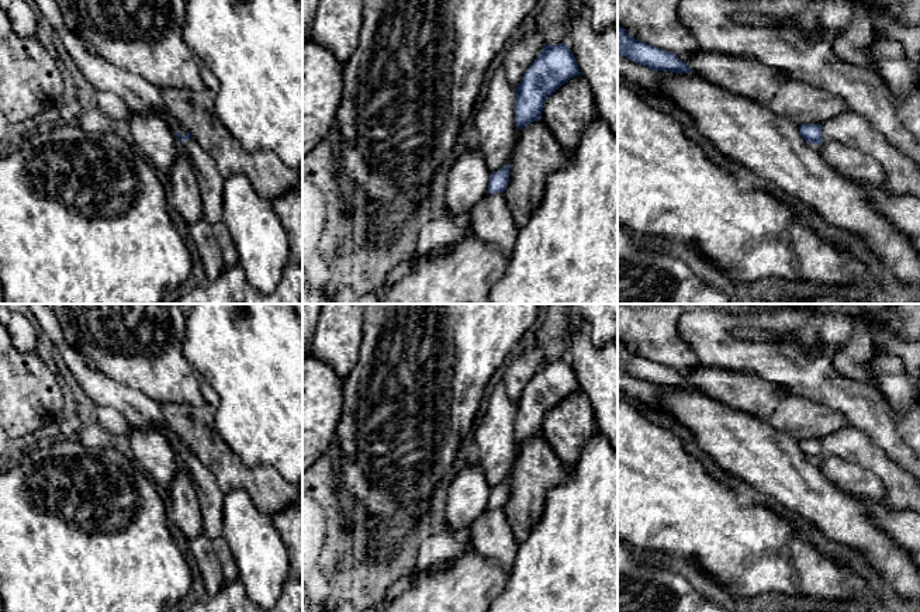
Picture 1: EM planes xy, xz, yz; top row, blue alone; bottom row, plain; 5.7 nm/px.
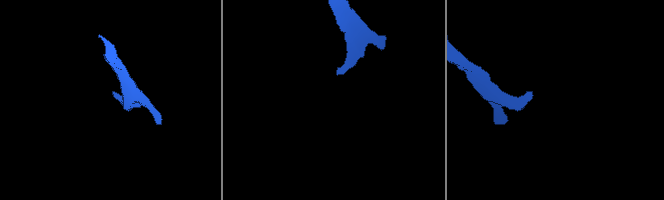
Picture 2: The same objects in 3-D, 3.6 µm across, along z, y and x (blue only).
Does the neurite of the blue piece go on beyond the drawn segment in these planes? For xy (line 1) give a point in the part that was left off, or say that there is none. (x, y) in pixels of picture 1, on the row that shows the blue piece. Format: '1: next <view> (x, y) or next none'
1: next none

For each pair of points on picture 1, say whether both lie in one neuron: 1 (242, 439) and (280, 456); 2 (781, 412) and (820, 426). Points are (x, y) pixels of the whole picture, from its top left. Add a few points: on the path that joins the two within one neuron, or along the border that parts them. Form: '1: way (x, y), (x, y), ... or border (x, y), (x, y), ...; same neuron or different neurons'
1: way (252, 439), (263, 439), (270, 446); same neuron
2: way (791, 414), (810, 419); same neuron

